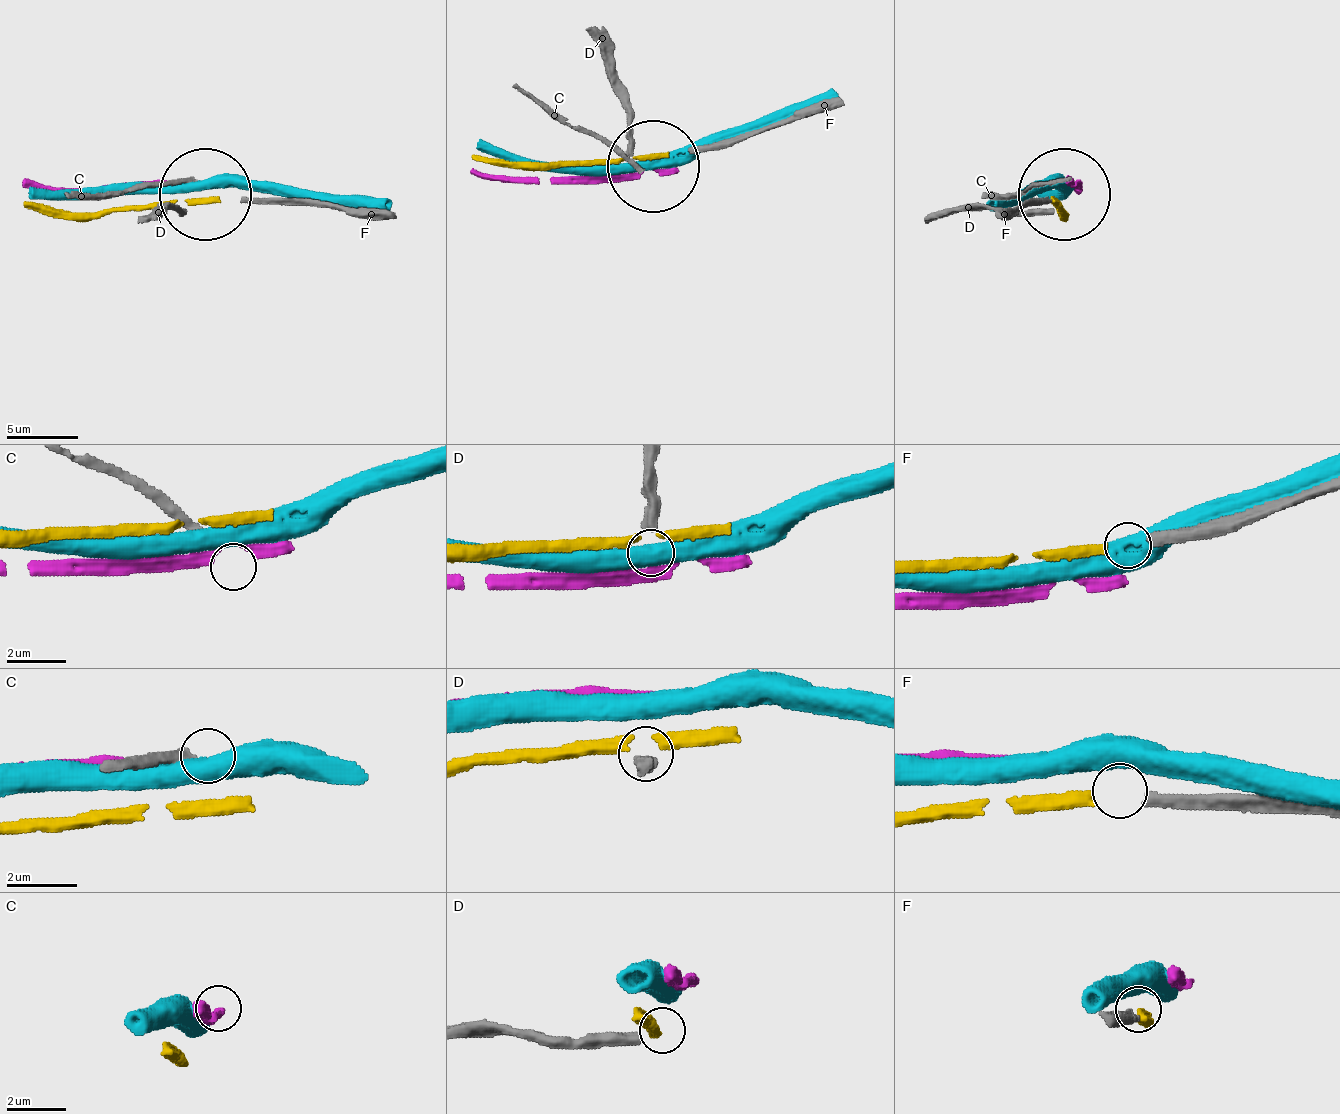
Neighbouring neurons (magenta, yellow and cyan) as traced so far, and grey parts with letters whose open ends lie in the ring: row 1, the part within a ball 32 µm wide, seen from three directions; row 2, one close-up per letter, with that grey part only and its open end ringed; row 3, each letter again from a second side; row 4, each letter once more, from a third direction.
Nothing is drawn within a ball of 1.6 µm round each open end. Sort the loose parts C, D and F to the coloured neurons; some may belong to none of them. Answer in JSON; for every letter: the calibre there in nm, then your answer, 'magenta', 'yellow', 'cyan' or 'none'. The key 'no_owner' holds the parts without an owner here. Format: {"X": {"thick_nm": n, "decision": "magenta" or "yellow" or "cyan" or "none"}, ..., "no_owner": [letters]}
{"C": {"thick_nm": 280, "decision": "none"}, "D": {"thick_nm": 400, "decision": "none"}, "F": {"thick_nm": 360, "decision": "yellow"}, "no_owner": ["C", "D"]}

